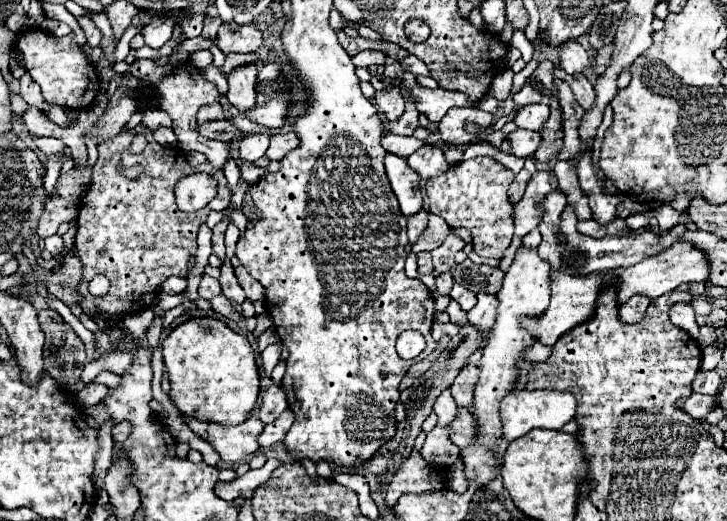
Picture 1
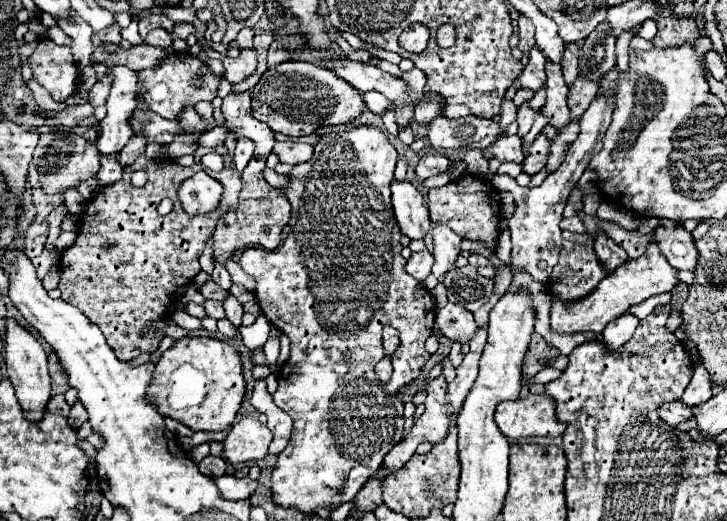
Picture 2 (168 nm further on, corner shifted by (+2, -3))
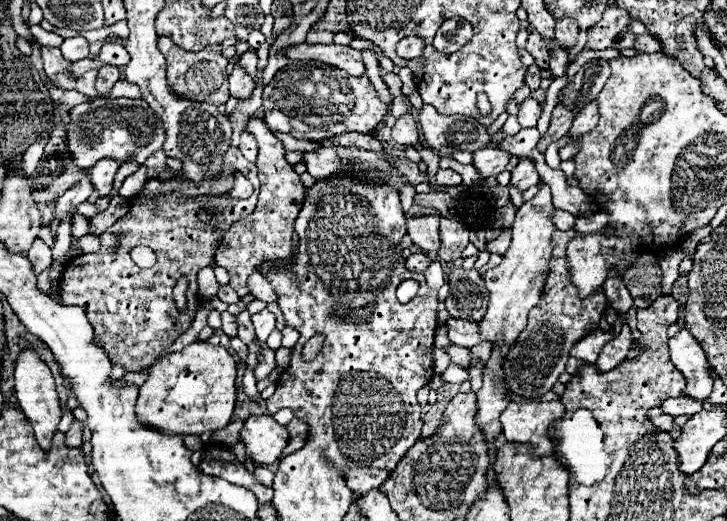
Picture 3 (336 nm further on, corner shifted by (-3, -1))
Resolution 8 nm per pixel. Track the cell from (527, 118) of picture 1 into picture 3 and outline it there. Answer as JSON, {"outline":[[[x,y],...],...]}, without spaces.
{"outline":[[[528,97],[528,99],[526,99],[526,101],[522,101],[522,105],[520,105],[518,123],[520,123],[522,127],[536,127],[536,121],[538,121],[540,113],[542,113],[540,103],[538,103],[536,99]]]}

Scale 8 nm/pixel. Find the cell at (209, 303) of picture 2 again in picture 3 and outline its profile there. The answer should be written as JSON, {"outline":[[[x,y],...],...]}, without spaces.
{"outline":[[[228,311],[222,313],[222,331],[228,335],[228,337],[236,337],[238,331],[236,331],[236,317],[230,315]]]}

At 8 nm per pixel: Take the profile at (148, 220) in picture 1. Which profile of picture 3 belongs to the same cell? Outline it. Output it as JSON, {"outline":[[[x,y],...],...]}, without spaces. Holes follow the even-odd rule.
{"outline":[[[230,147],[224,159],[226,169],[218,181],[218,187],[232,187],[234,175],[242,173],[254,185],[254,193],[248,199],[226,197],[226,201],[216,203],[218,227],[204,225],[198,219],[198,205],[194,201],[180,203],[180,197],[198,197],[202,193],[214,195],[214,181],[212,185],[208,181],[206,185],[196,187],[192,181],[186,181],[182,177],[170,181],[150,179],[140,191],[140,195],[134,197],[128,215],[100,235],[100,251],[78,255],[66,263],[66,271],[58,283],[60,303],[78,305],[86,311],[86,317],[94,327],[96,343],[104,347],[106,355],[112,359],[112,365],[120,365],[126,371],[144,371],[160,357],[160,353],[168,345],[172,345],[184,331],[190,329],[200,305],[196,273],[212,263],[214,253],[218,249],[218,239],[224,237],[224,231],[234,221],[250,215],[258,199],[260,183],[256,175],[256,165],[246,161],[238,147]],[[136,245],[148,245],[156,253],[154,267],[140,269],[130,259],[130,251]],[[180,277],[188,279],[188,313],[176,309],[172,295],[172,289]]]}

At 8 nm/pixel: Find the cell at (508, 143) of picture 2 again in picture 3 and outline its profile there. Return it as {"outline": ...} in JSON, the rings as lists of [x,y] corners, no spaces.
{"outline":[[[486,147],[474,153],[472,165],[480,173],[480,179],[488,179],[488,177],[496,177],[498,173],[502,173],[508,165],[508,159],[510,159],[508,151],[498,149],[498,147]]]}

